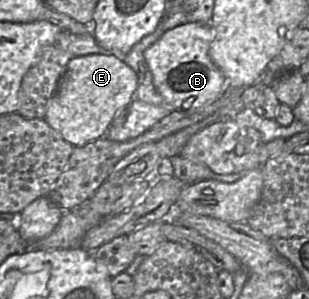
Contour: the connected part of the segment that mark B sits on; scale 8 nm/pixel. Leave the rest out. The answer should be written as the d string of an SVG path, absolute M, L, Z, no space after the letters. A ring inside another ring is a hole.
M189 22L166 31L145 50L144 57L152 73L154 85L170 111L193 113L214 102L229 86L223 73L209 57L209 48L215 36L216 30L211 23Z

